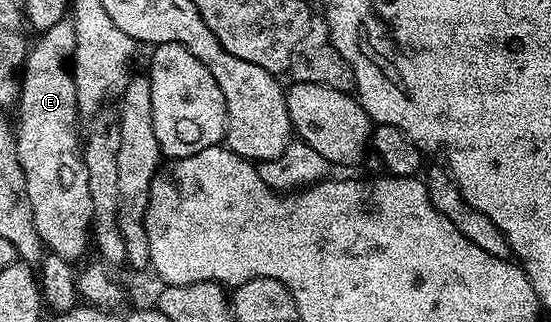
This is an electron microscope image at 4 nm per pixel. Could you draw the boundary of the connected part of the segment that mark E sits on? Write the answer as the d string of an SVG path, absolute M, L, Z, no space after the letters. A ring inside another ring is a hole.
M62 19L37 38L22 65L16 100L17 158L24 169L33 223L43 245L49 253L76 262L90 246L94 209L88 187L87 164L82 156L82 142L73 124L78 117L78 92L67 62L75 48L73 21Z

